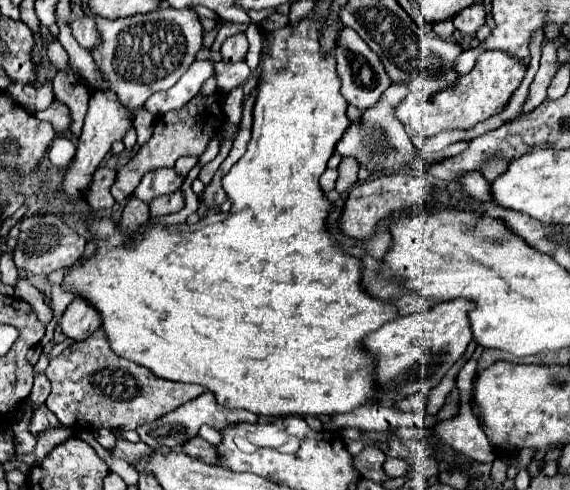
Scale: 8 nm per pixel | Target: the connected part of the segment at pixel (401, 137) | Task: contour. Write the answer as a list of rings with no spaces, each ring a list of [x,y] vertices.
[[[392,83],[388,87],[388,91],[384,91],[384,99],[380,101],[380,105],[372,107],[372,111],[364,111],[362,115],[362,123],[360,125],[350,125],[350,129],[346,131],[346,135],[342,137],[342,141],[336,145],[336,151],[346,157],[356,157],[360,165],[374,169],[376,173],[382,171],[390,171],[390,169],[404,169],[408,163],[414,161],[418,149],[412,145],[410,135],[406,133],[404,125],[396,119],[394,115],[394,107],[408,95],[408,85],[406,83]]]

